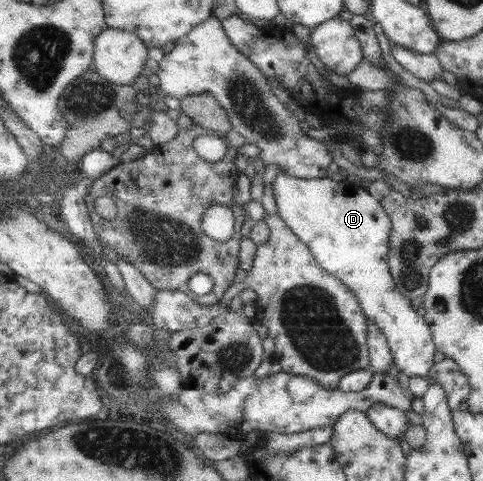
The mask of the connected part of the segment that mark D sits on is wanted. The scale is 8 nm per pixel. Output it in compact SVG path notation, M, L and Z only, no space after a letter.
M281 172L273 183L273 190L279 208L278 213L299 234L299 238L309 244L311 254L317 260L318 266L335 278L342 279L350 290L354 291L366 317L385 336L395 366L408 377L427 377L429 369L435 363L433 358L437 349L424 316L414 310L411 299L404 297L395 287L395 281L388 268L391 221L381 204L361 185L352 183L347 178L337 182L331 179L331 175L325 178L307 179Z

